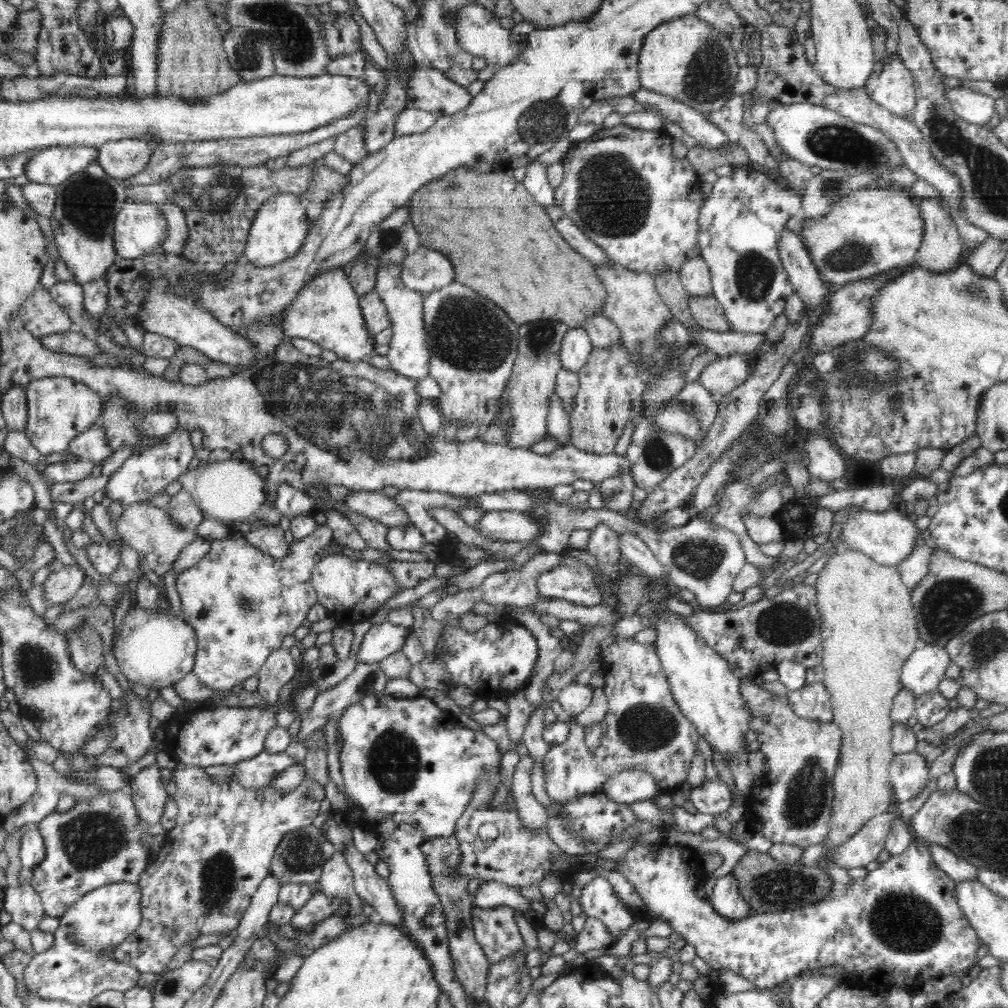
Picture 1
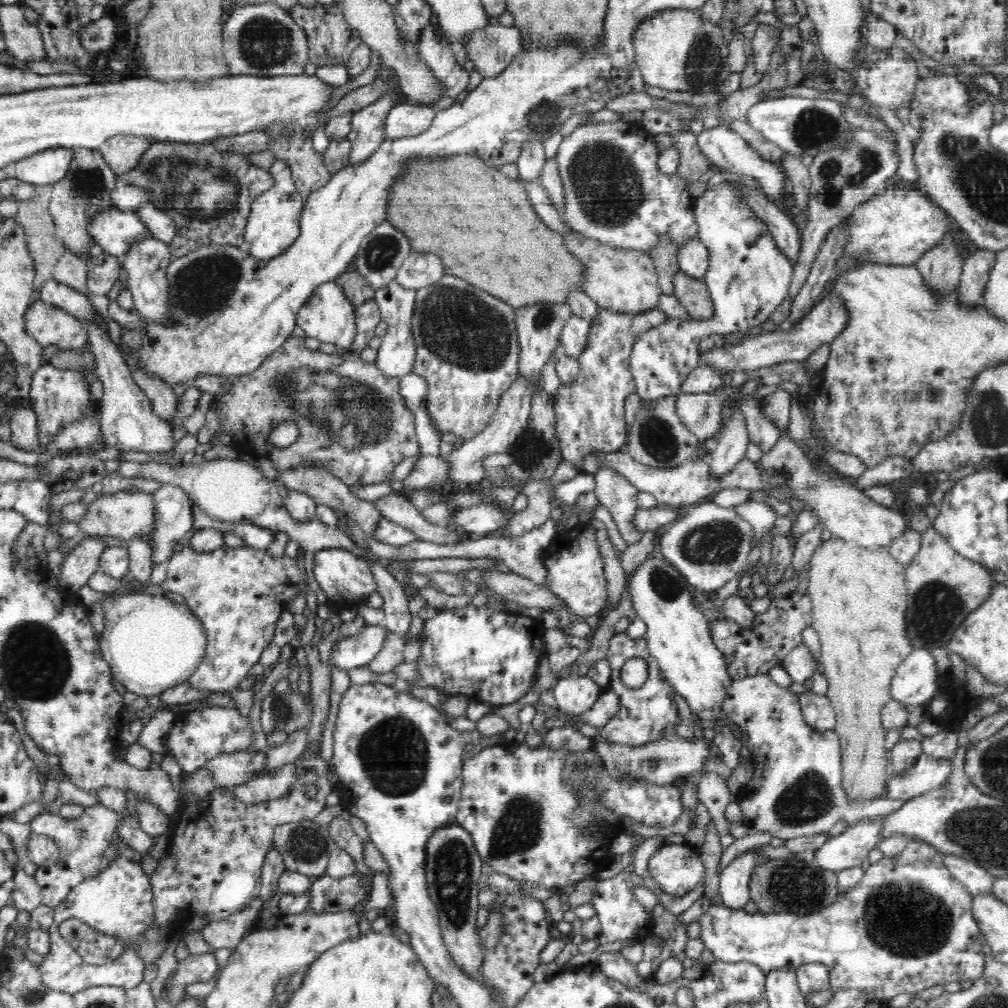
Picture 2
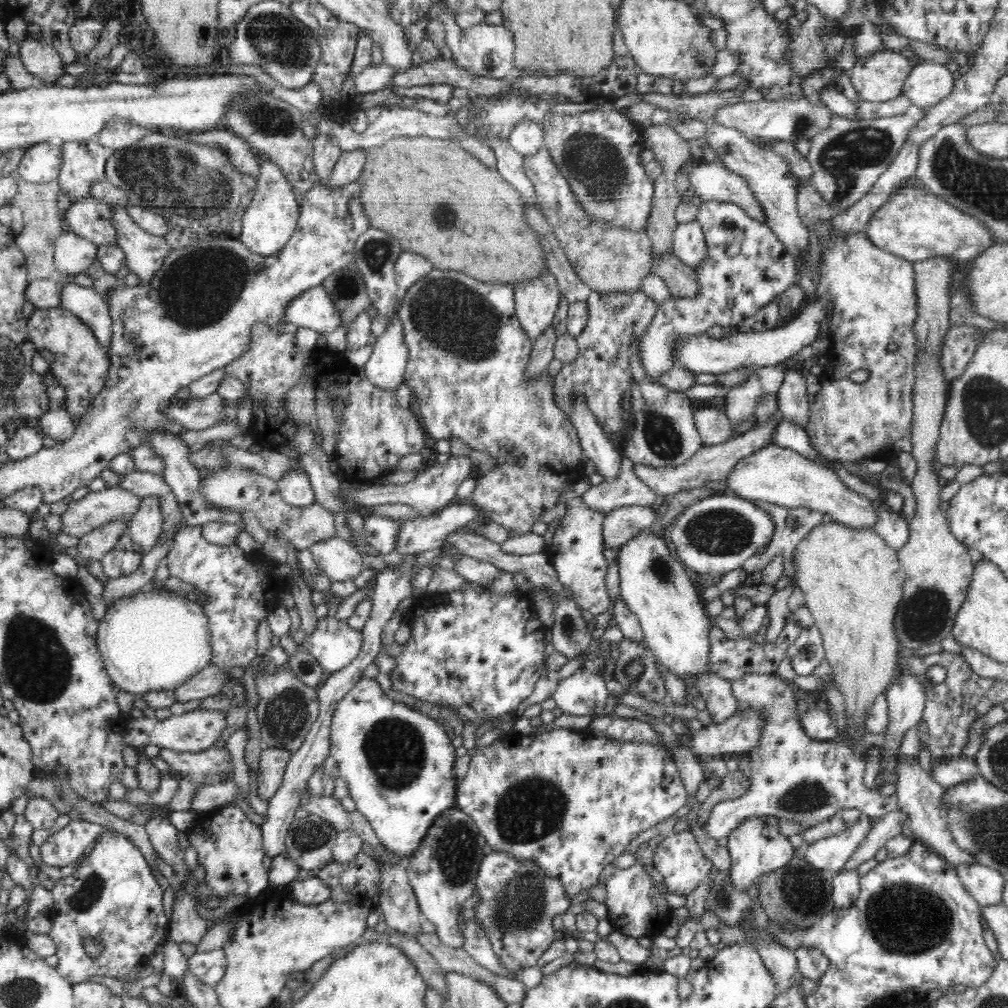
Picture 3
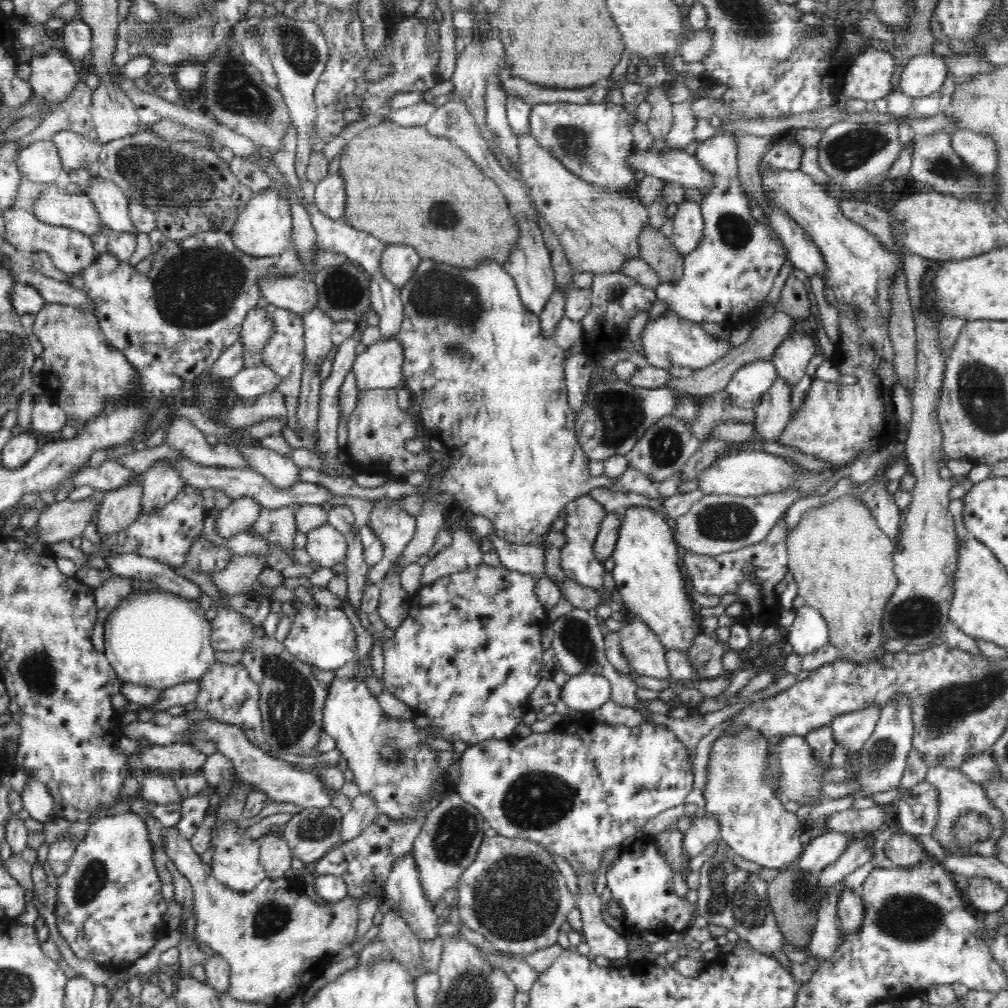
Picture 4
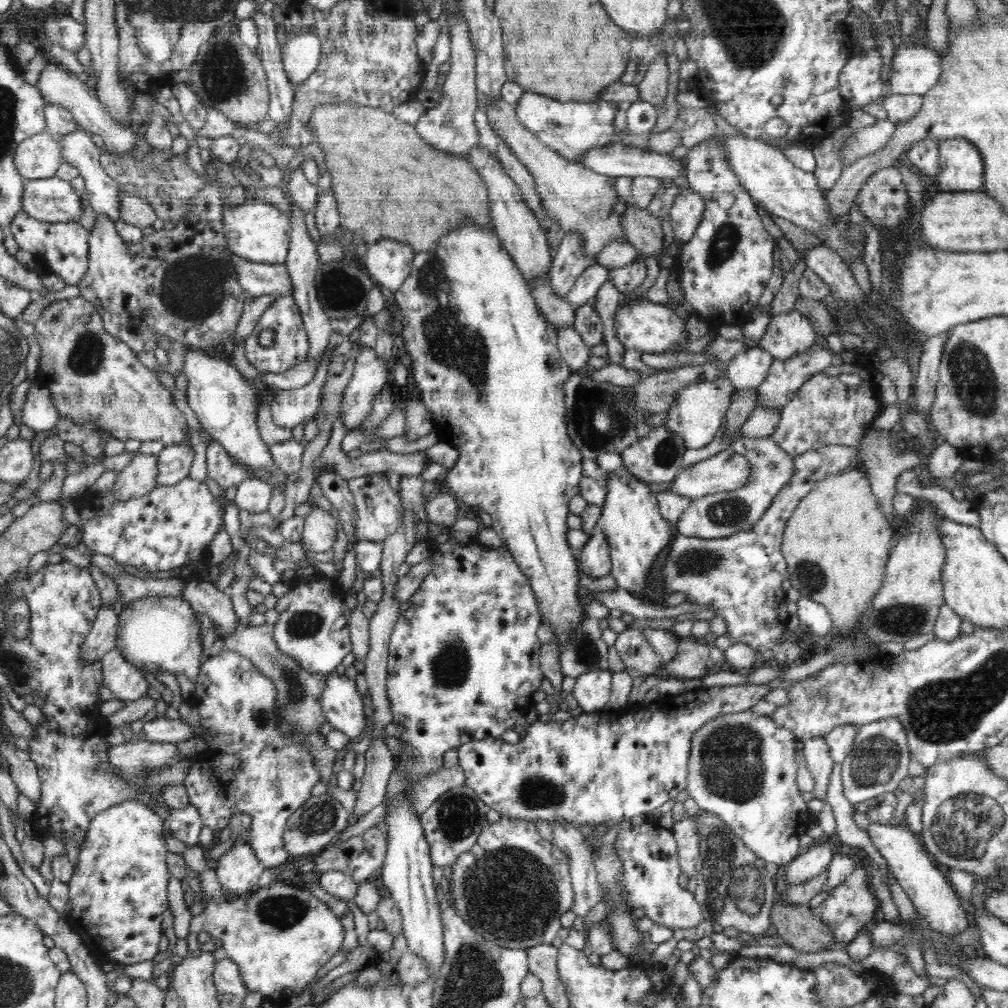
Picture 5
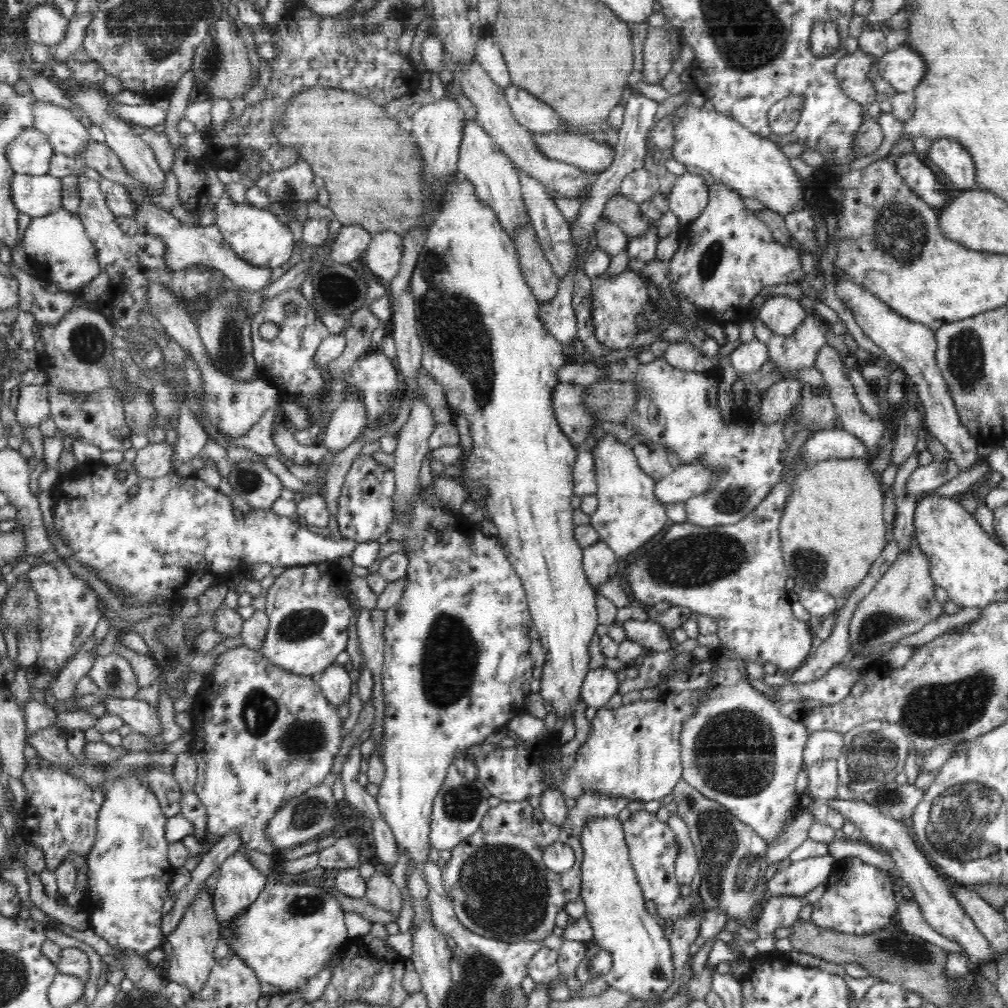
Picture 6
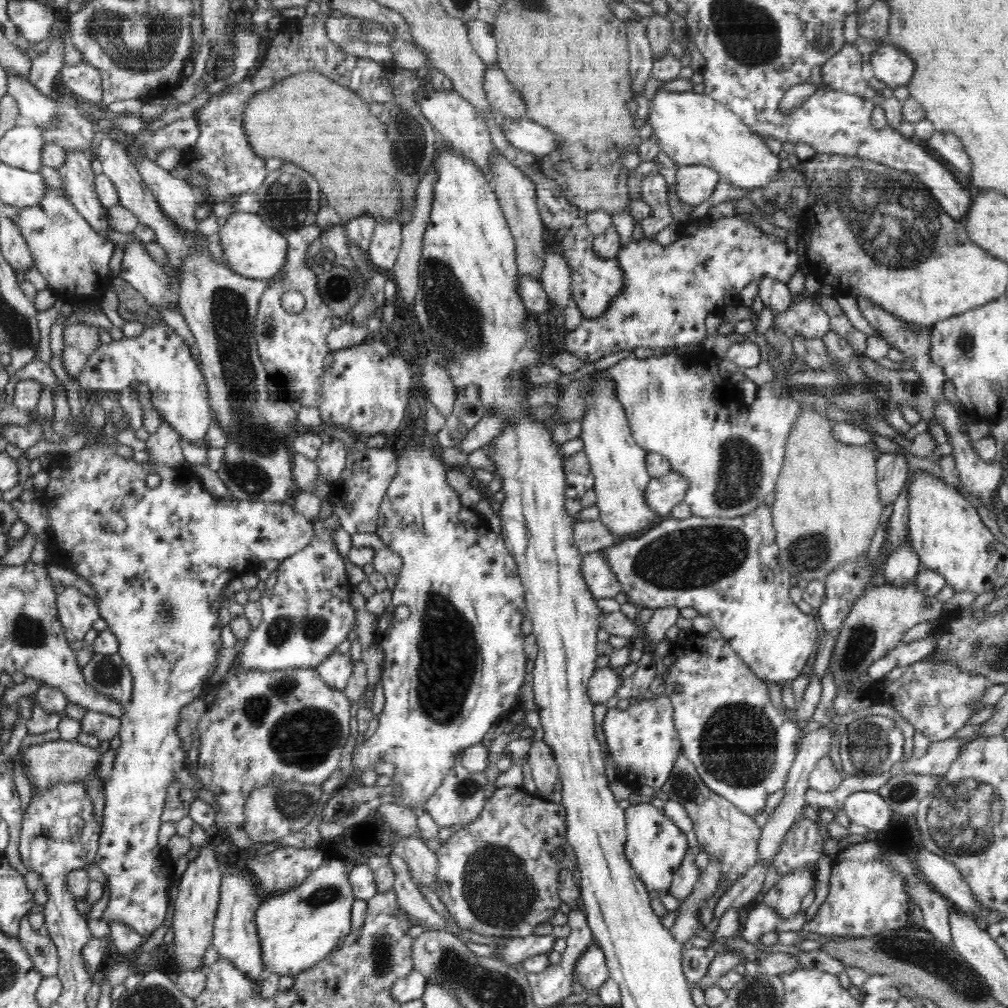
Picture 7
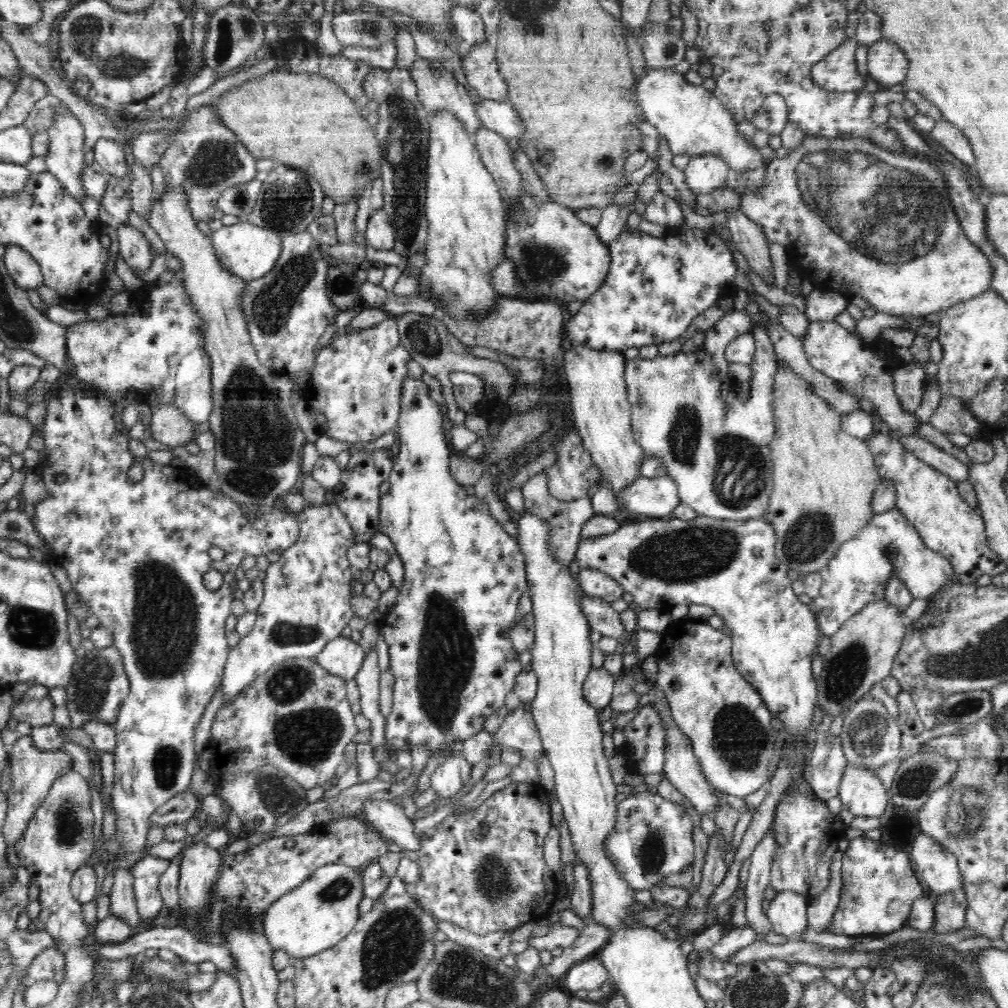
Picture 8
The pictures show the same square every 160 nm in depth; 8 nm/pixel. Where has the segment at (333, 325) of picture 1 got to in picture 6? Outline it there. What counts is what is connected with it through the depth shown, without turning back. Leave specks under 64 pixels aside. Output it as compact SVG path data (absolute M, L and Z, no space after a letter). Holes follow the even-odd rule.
M128 190L128 195L134 199L136 205L136 218L139 226L145 226L148 233L162 238L166 246L167 264L173 270L184 270L188 266L208 266L220 271L232 280L234 286L245 292L256 292L270 284L272 269L259 268L245 262L232 250L232 247L224 242L223 234L216 224L212 226L194 227L184 224L174 217L168 210L158 208L151 204L150 190Z

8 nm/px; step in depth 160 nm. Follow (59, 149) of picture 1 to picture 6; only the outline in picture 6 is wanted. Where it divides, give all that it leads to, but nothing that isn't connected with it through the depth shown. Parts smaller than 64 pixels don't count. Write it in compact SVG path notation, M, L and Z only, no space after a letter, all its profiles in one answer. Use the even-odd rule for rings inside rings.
M36 128L24 130L6 148L6 158L15 174L44 176L55 154L51 142Z

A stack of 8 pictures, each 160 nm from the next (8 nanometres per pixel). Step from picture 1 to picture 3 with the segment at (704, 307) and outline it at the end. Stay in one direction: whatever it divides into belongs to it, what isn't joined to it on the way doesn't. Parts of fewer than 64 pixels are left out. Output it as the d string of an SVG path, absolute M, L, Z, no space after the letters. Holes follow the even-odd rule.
M674 254L652 256L653 273L666 282L671 296L676 298L694 298L700 292L698 275L694 268L684 264Z

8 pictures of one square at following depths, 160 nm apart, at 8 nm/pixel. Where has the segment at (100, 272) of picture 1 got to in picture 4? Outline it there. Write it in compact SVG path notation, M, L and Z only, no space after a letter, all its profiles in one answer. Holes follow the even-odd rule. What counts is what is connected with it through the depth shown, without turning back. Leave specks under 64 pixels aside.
M70 130L58 132L53 141L59 152L62 168L68 174L72 170L86 169L90 164L95 167L103 146L103 143L98 140L90 141L88 137Z

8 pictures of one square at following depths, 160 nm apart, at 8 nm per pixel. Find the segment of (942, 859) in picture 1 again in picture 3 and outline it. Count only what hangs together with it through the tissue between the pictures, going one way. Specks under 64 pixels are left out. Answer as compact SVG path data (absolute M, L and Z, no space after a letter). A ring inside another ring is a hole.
M980 863L961 864L954 869L968 893L981 907L1002 903L1006 880L1000 872Z

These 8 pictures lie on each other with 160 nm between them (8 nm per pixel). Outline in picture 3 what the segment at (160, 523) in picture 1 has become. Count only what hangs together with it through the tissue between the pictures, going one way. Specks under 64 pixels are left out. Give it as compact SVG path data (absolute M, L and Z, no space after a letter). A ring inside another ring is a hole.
M108 488L101 492L91 492L82 500L69 504L67 511L61 516L61 533L66 535L82 537L92 532L100 526L108 525L117 521L126 521L130 523L133 520L138 508L140 508L143 499L136 497L136 494L127 492L122 488Z

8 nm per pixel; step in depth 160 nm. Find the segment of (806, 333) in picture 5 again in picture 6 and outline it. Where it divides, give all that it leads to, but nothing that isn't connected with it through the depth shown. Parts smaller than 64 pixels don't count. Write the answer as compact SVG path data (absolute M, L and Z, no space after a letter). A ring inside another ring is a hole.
M768 295L755 314L774 334L792 336L802 326L807 313L798 301L786 295Z

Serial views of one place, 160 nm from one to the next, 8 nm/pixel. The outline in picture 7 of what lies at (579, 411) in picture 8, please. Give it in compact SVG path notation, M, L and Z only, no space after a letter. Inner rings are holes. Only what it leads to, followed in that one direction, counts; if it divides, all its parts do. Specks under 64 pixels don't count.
M602 371L590 377L585 376L588 392L586 414L581 419L580 437L584 442L583 452L587 455L595 477L593 490L596 493L596 507L600 511L598 520L620 542L654 527L660 518L646 503L645 493L651 482L645 464L647 451L634 440L624 407L616 398L615 384L613 380L605 378Z

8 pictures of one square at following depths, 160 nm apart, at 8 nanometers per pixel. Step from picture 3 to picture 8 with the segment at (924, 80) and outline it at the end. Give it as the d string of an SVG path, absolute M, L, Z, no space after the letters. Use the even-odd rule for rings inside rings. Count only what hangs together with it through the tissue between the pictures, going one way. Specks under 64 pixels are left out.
M881 39L868 48L868 77L887 88L894 84L901 84L909 68L909 61L904 52L896 44L886 39Z

